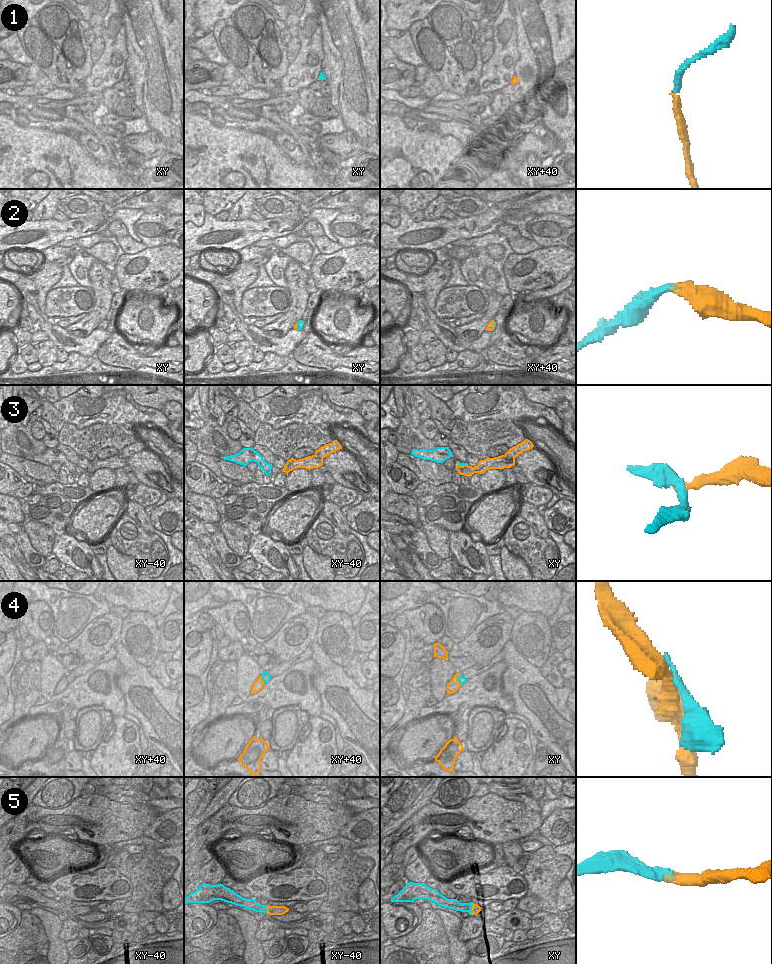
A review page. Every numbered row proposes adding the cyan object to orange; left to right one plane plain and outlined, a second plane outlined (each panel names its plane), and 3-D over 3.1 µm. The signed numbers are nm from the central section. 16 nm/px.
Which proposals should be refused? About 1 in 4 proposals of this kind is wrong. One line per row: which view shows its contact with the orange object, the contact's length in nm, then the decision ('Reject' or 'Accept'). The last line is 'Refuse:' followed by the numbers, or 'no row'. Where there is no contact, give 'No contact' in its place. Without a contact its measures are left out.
1: No contact. Accept
2: Touches orange in xy. Shared border 120 nm. Accept
3: Touches orange in xy. Shared border 170 nm. Reject
4: Touches orange in xy+40. Shared border 140 nm. Reject
5: Touches orange in xy. Shared border 200 nm. Accept
Refuse: 3, 4

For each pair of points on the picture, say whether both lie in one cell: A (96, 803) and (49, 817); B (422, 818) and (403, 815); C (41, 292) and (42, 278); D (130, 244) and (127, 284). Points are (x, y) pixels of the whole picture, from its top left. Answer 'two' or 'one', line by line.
A: one
B: two
C: one
D: two

